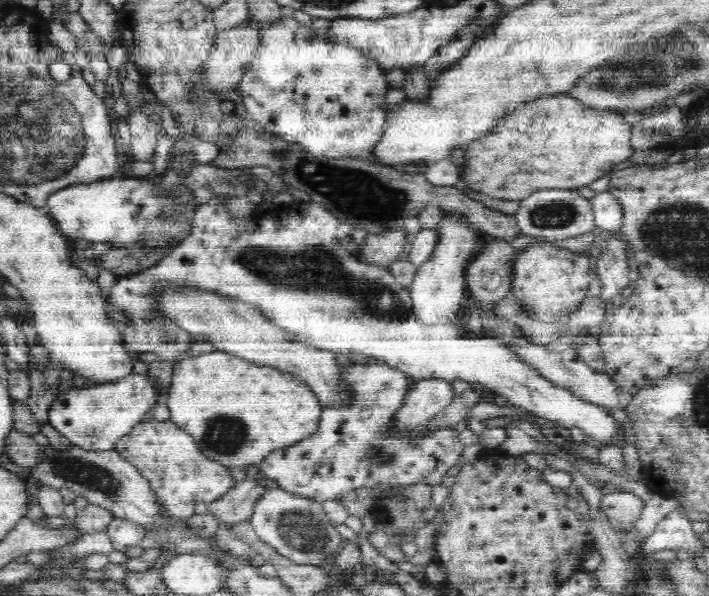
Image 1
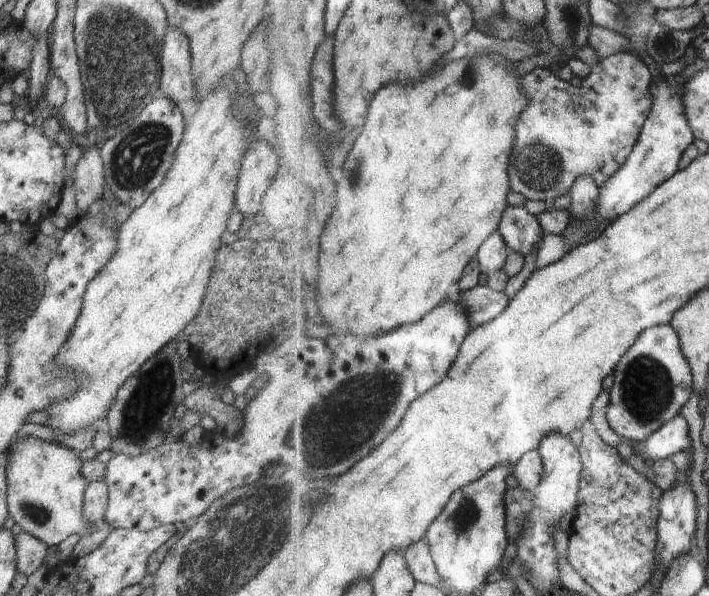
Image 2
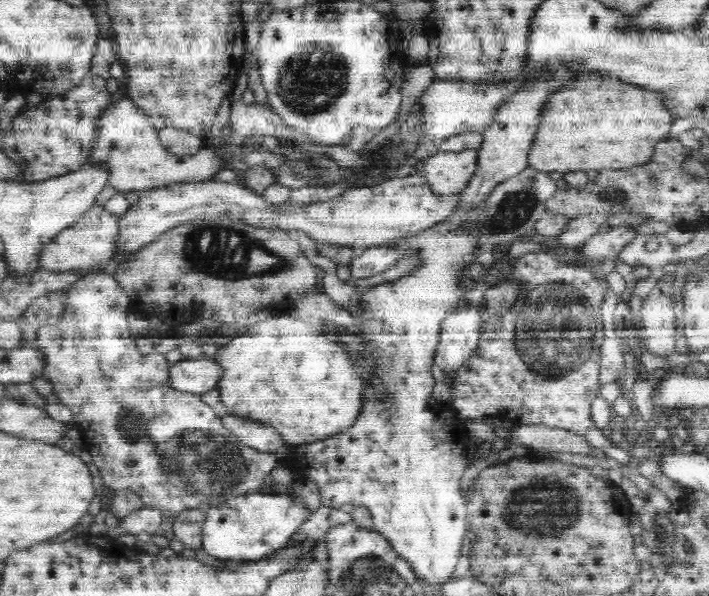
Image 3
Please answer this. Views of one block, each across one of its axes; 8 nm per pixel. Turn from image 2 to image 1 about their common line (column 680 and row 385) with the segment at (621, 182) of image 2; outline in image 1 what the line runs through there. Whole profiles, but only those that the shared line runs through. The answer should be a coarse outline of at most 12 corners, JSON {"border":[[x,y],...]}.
{"border":[[150,374],[64,388],[50,425],[114,449],[170,387]]}

